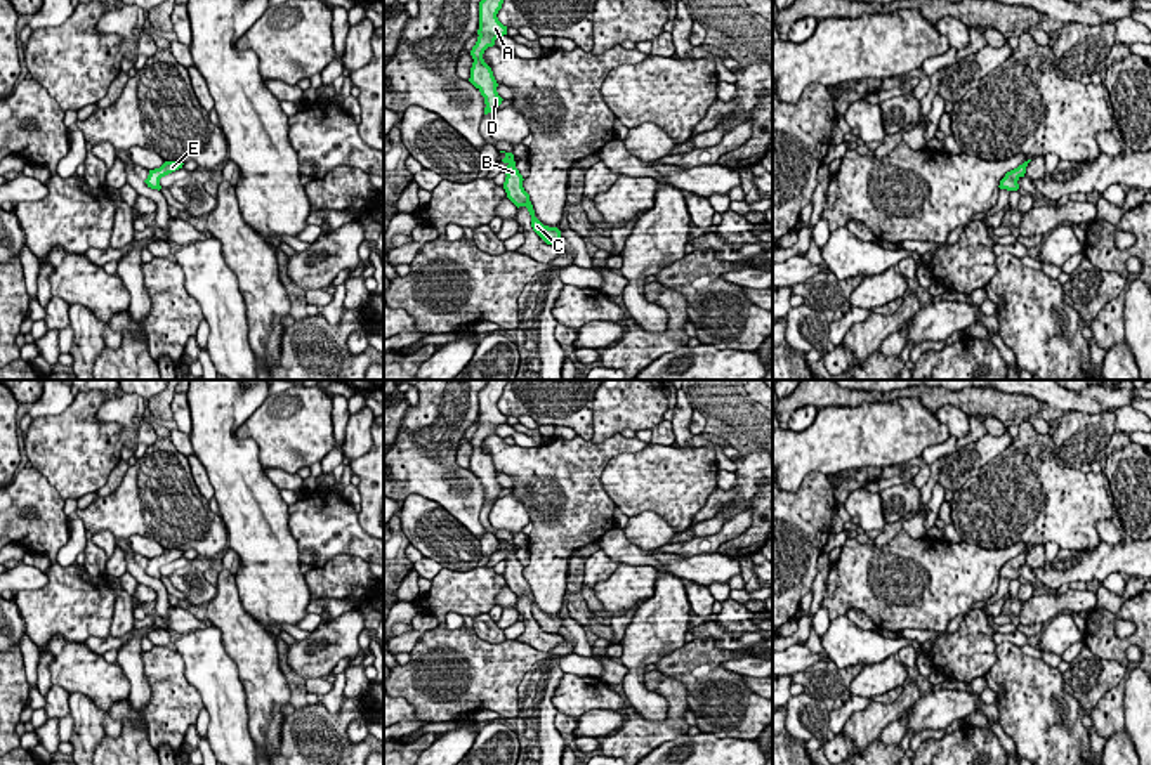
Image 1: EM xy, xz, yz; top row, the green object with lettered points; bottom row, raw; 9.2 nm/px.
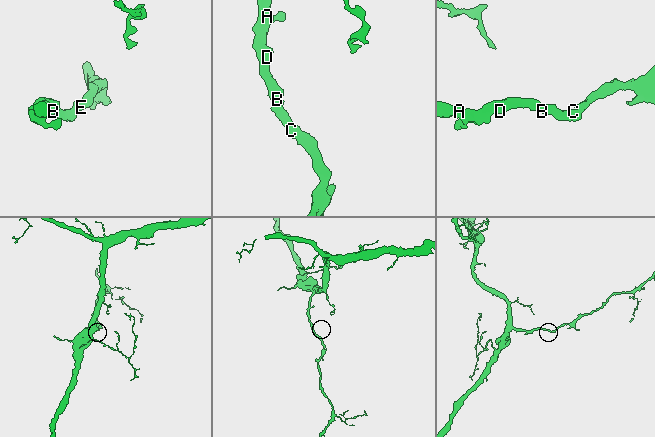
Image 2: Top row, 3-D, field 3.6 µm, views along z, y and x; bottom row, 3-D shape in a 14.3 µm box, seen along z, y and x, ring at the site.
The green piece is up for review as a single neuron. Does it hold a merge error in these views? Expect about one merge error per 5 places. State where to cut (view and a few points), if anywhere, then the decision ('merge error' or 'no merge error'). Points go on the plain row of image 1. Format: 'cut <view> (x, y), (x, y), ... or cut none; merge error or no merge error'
cut none; no merge error

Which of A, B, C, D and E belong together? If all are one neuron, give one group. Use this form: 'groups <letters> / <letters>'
groups A B C D E

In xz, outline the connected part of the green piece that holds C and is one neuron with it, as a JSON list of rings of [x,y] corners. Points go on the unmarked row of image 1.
[[[505,541],[505,546],[502,548],[507,557],[505,557],[505,571],[503,571],[503,578],[507,581],[507,586],[519,597],[519,595],[526,595],[529,604],[531,604],[531,616],[533,619],[547,631],[552,635],[559,635],[561,630],[561,619],[557,616],[549,616],[543,614],[536,605],[535,605],[535,598],[533,593],[529,590],[529,583],[524,579],[523,576],[523,564],[519,562],[519,559],[516,557],[516,550],[514,550],[514,543],[512,541]]]

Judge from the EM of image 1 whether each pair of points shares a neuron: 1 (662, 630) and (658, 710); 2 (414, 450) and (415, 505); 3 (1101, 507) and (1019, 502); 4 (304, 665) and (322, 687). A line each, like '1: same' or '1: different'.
1: same
2: different
3: same
4: different

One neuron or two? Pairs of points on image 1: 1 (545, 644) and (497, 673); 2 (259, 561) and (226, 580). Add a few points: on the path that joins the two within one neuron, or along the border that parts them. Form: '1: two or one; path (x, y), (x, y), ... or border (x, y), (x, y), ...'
1: two; border (516, 639), (547, 653)
2: two; border (233, 575), (238, 599), (249, 614)

